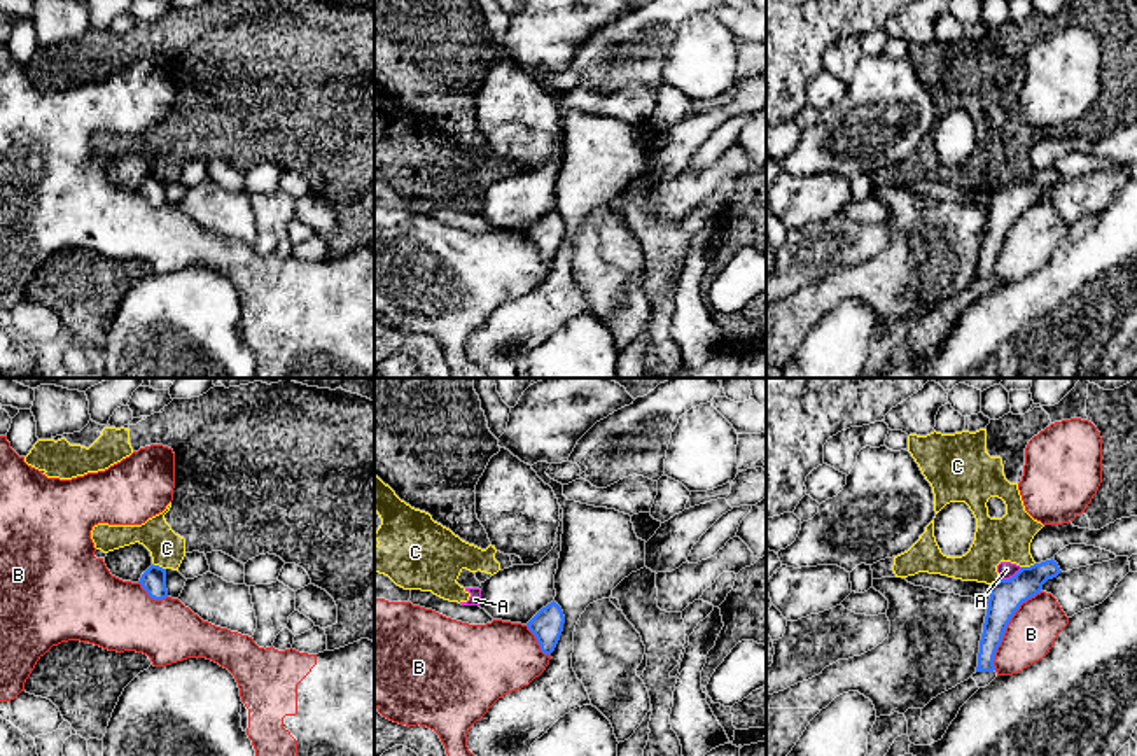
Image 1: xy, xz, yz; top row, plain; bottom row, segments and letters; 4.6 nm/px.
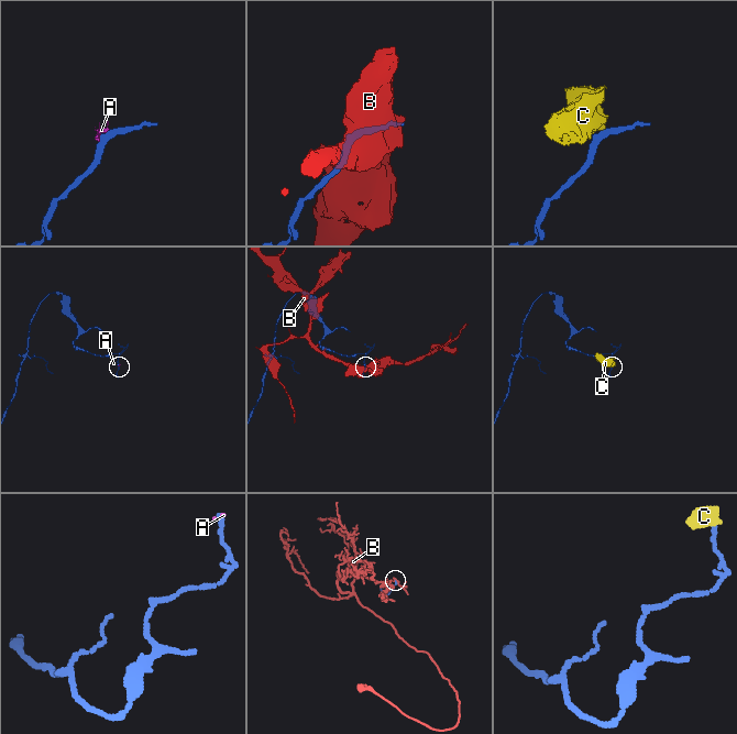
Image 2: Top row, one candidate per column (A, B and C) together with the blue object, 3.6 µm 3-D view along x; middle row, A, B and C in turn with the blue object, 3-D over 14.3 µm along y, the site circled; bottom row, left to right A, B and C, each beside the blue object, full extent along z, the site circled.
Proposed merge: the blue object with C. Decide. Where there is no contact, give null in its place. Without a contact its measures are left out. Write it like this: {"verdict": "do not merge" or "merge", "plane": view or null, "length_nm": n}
{"verdict": "do not merge", "plane": "yz", "length_nm": 70}

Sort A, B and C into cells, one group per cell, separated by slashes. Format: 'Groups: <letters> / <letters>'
Groups: A C / B

